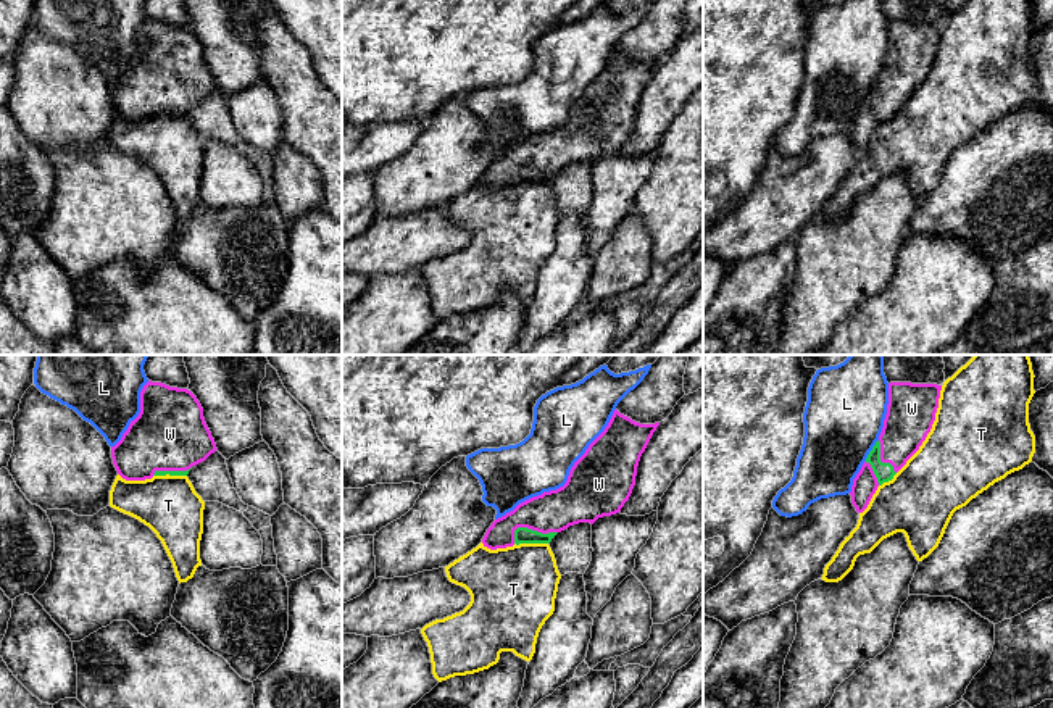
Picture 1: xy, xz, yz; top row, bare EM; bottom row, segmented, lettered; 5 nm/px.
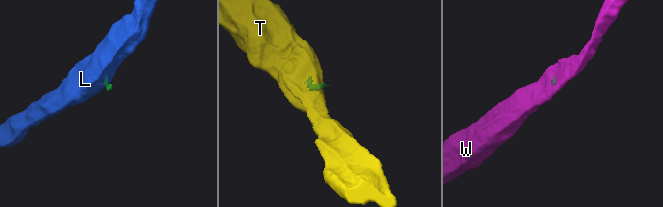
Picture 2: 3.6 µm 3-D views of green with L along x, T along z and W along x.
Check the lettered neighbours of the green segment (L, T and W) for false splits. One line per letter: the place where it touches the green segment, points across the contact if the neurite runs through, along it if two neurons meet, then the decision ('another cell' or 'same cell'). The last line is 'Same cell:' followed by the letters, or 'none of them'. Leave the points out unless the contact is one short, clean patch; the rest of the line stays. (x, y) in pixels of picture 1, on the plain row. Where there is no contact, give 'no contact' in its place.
L: yz (871, 89) | along yz (878, 78), (865, 99) | another cell
T: xy (170, 113) | along xy (186, 113), (153, 115) | another cell
W: xz (529, 168) | same cell
Same cell: W

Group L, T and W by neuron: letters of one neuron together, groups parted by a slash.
L / T / W

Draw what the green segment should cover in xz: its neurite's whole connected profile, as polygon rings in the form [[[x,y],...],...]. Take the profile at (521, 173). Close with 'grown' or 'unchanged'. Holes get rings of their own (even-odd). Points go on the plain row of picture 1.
[[[614,48],[605,69],[571,106],[566,123],[532,135],[495,158],[482,177],[484,185],[497,189],[514,182],[550,182],[558,171],[569,165],[593,163],[598,156],[619,152],[632,132],[640,95],[658,65],[660,61],[635,61]]]; grown

